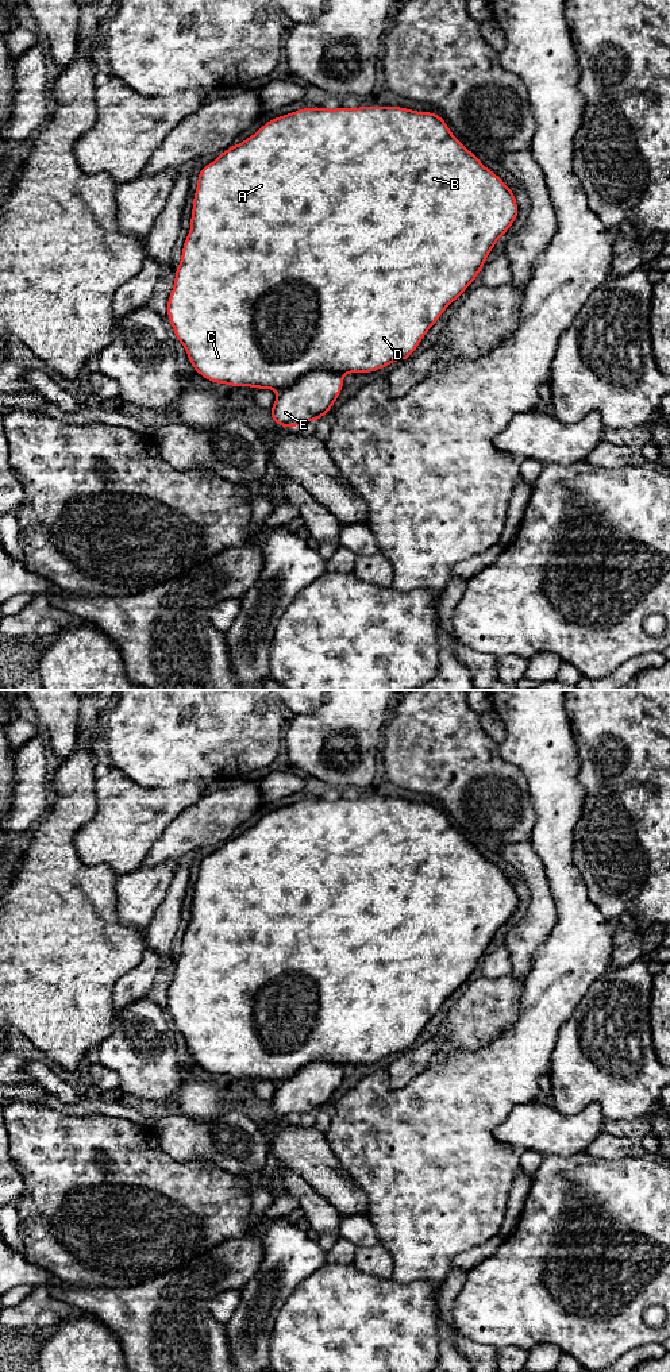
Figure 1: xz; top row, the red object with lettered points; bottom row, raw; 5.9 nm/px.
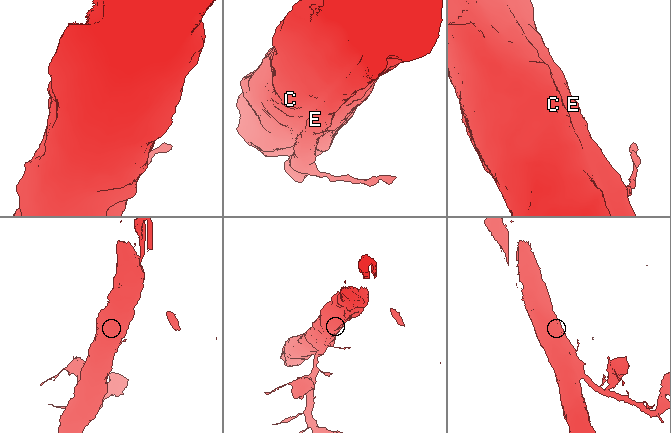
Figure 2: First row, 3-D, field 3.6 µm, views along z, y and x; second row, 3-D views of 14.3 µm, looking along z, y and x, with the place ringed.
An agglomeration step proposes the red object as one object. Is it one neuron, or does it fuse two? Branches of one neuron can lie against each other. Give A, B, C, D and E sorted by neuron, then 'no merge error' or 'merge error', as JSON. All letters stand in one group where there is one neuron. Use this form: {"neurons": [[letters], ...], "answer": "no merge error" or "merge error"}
{"neurons": [["A", "B", "C", "D", "E"]], "answer": "no merge error"}

